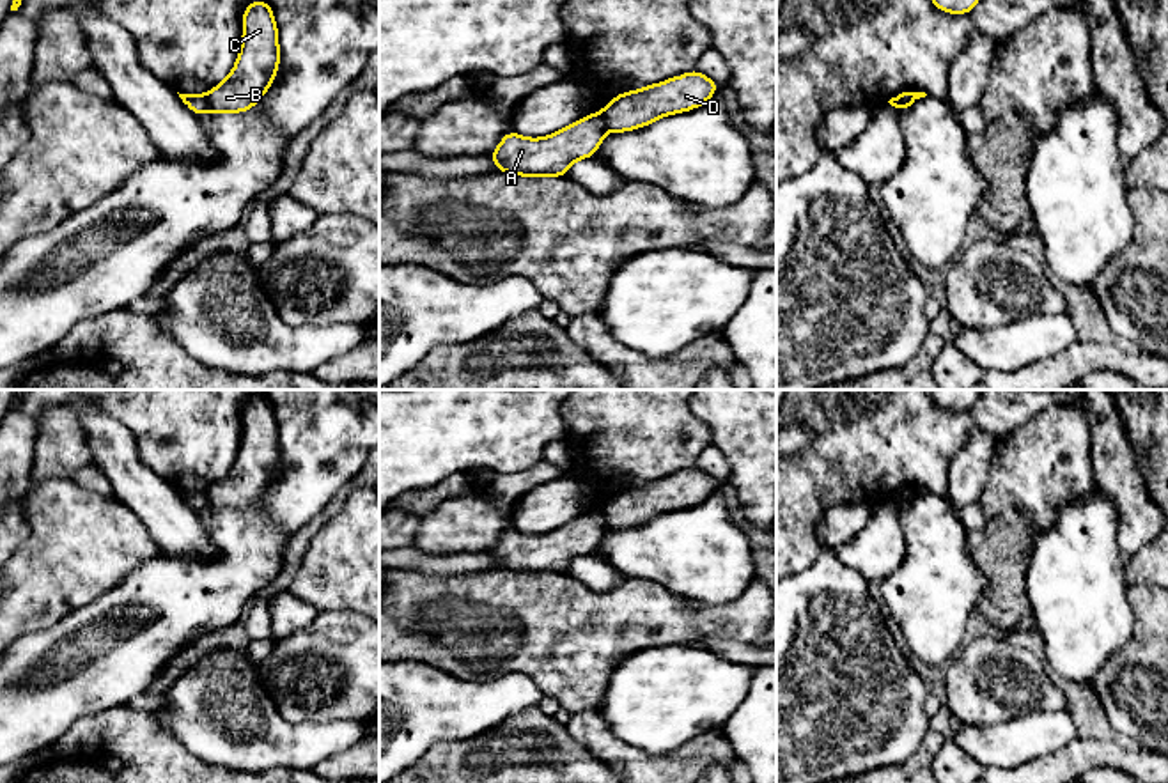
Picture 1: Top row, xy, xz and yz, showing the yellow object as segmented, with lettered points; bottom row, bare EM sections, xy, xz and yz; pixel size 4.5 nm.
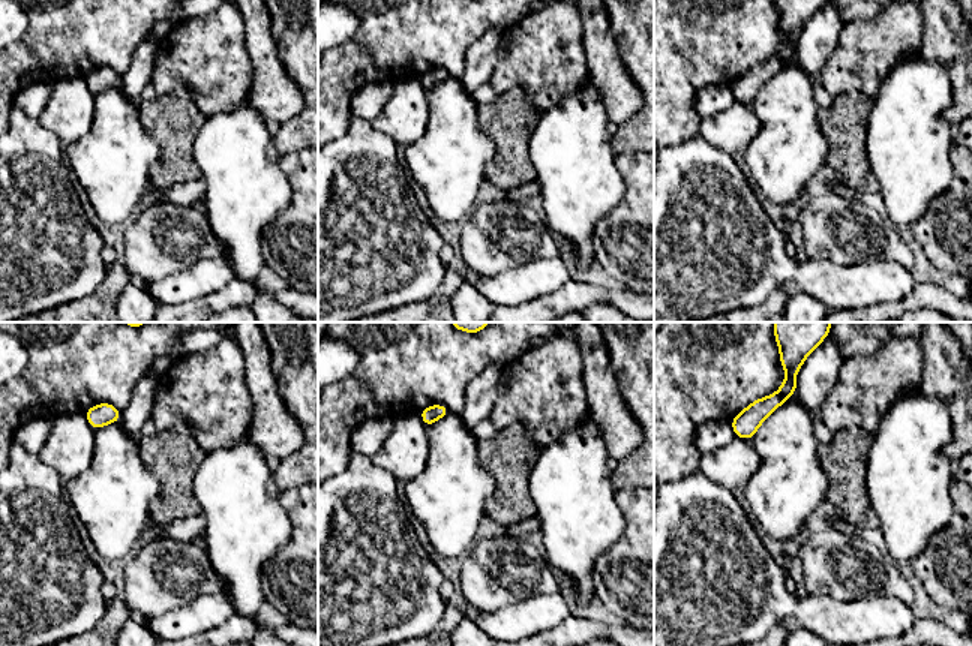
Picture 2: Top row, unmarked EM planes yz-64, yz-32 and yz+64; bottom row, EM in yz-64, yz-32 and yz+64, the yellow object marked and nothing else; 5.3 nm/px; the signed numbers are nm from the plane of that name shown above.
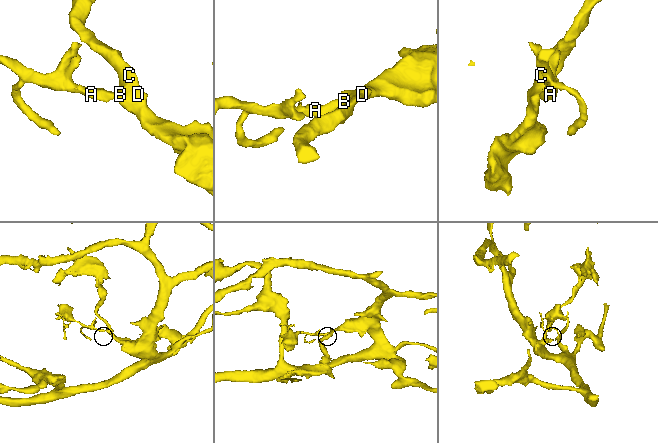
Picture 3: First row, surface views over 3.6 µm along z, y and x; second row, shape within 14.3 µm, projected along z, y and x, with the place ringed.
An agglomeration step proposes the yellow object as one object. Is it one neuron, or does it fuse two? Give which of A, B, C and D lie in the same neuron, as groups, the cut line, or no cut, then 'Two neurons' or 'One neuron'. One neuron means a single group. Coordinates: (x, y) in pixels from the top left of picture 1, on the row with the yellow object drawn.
Groups: A / B C D. Split along yz (911, 93), (899, 108). Two neurons

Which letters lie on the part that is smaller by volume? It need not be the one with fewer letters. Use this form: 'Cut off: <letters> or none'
Cut off: A

